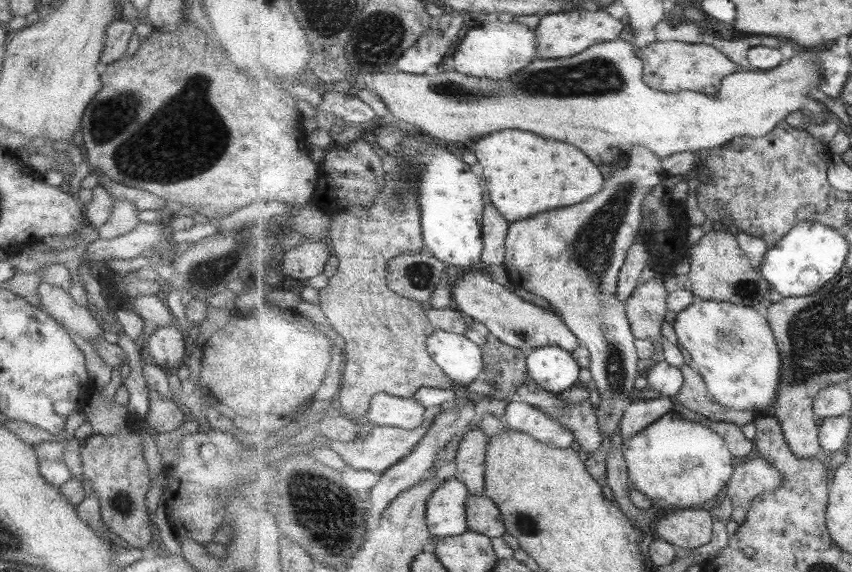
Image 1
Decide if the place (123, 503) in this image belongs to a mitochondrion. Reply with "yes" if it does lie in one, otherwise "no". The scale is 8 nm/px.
yes

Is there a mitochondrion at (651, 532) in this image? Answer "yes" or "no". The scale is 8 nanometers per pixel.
no

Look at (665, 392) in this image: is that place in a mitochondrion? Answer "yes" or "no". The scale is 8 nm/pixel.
no

